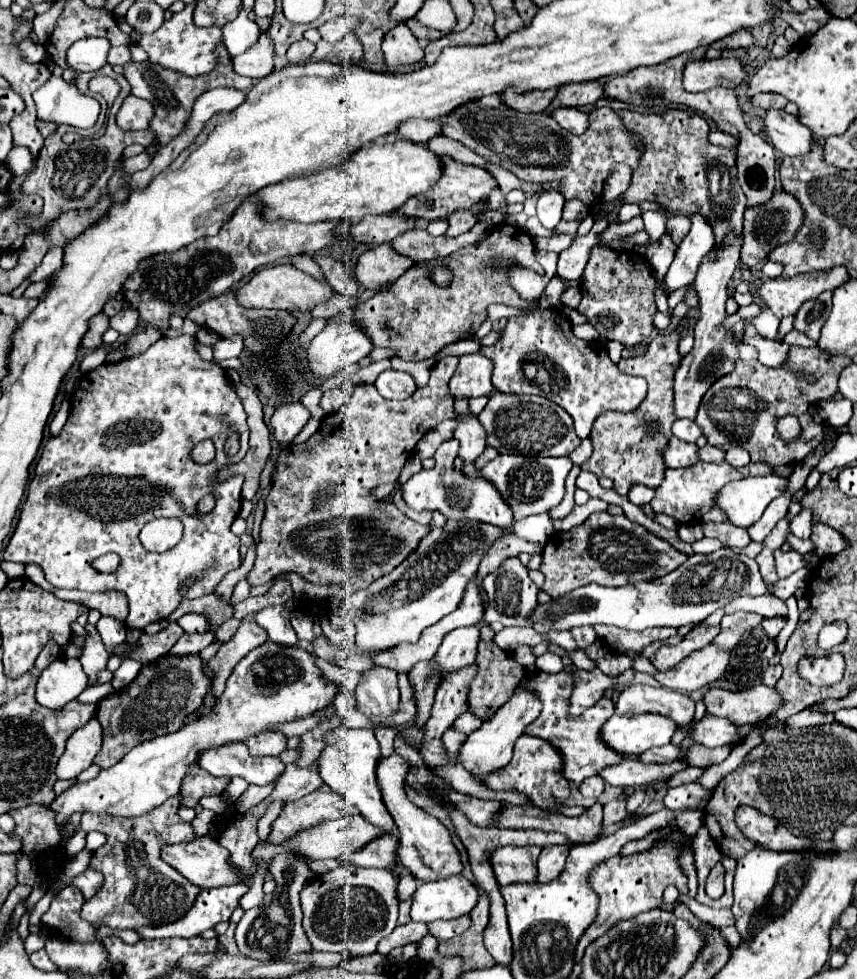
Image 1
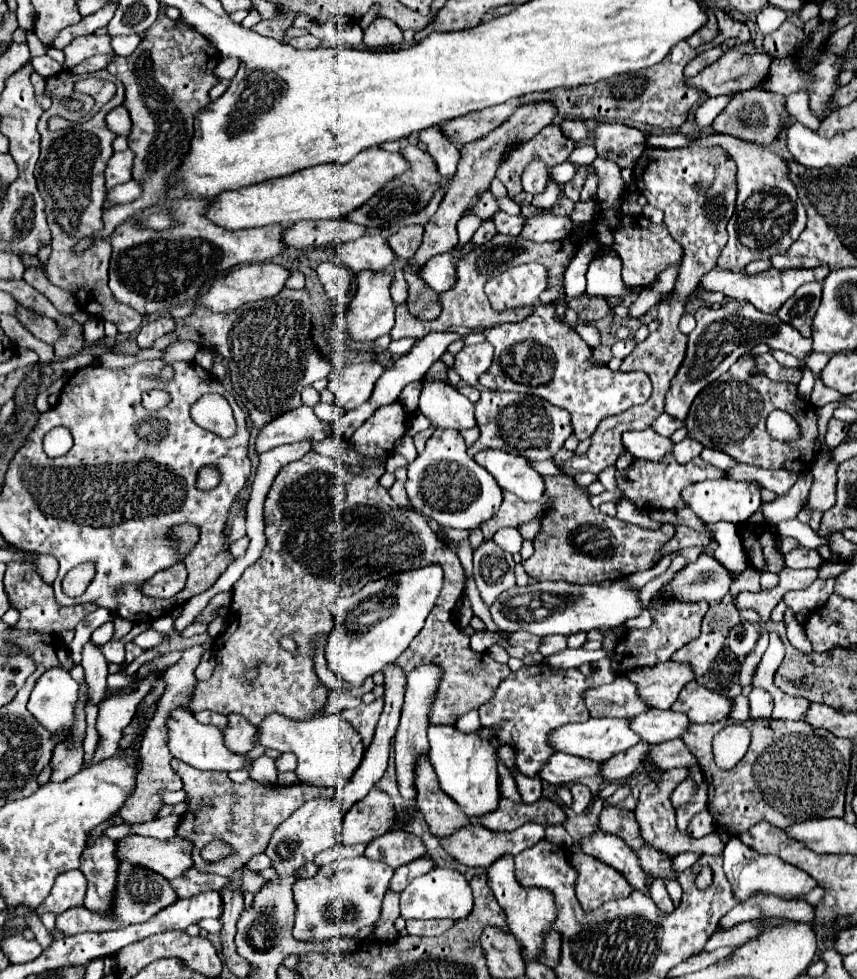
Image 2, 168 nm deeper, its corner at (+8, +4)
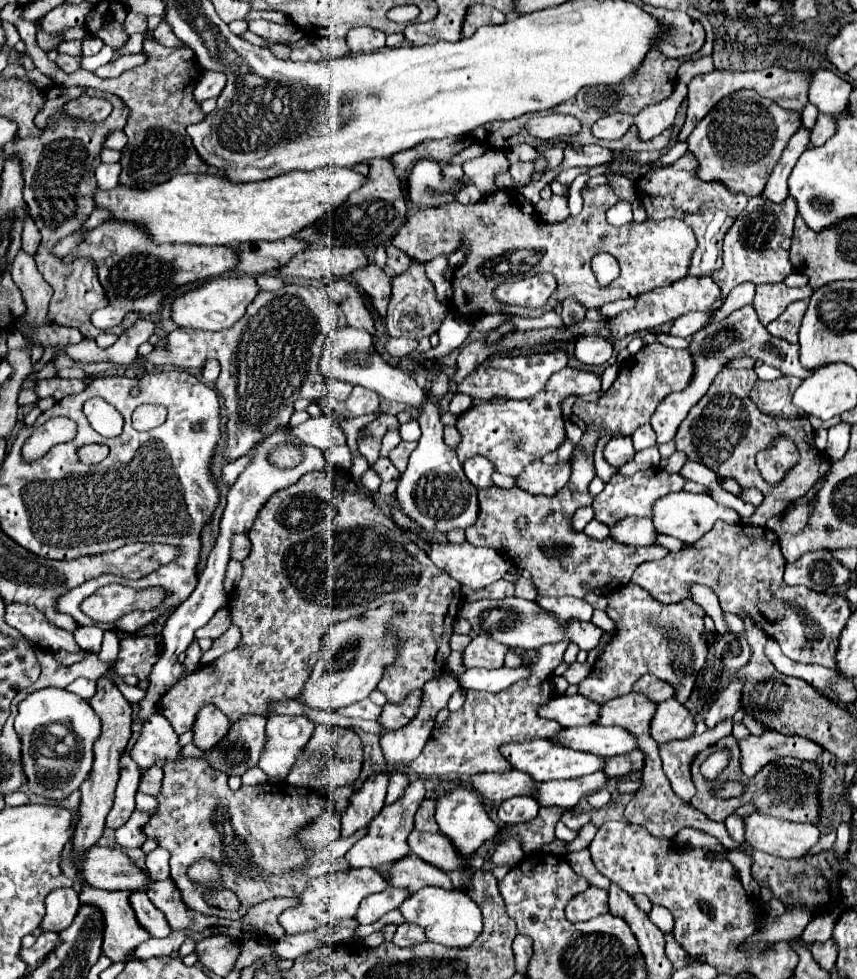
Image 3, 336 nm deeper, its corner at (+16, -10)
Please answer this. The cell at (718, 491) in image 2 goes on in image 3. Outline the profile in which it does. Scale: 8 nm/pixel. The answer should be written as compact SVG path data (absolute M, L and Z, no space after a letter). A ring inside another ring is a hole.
M676 492L676 494L668 494L664 498L658 498L656 506L652 508L652 522L654 522L656 532L674 536L686 544L694 544L696 540L700 540L718 520L734 524L734 522L740 522L740 516L732 508L726 508L726 506L720 506L718 502L714 502L708 494Z

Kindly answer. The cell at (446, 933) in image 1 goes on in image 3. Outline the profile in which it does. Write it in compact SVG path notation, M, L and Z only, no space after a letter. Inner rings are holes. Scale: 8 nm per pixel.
M404 922L404 924L400 924L400 926L398 926L398 930L396 930L396 934L394 934L392 942L394 942L396 946L422 944L422 942L426 942L426 934L424 934L424 930L422 930L420 926Z

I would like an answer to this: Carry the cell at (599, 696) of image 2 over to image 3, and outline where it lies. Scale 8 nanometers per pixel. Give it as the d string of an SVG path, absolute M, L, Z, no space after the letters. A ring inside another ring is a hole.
M574 694L574 696L552 696L550 702L540 706L540 718L560 722L560 726L586 726L598 720L600 704Z

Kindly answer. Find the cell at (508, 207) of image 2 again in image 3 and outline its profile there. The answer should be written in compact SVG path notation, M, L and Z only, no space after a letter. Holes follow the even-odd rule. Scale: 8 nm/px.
M450 162L450 164L444 164L442 166L442 172L444 172L444 176L446 178L456 178L456 180L464 180L466 182L466 186L470 184L470 180L464 176L464 172L462 172L462 166L458 164L458 162Z

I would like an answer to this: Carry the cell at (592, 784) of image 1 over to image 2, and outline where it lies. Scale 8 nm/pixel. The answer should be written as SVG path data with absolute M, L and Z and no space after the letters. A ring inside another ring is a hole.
M574 784L574 786L570 788L570 792L572 792L572 796L574 796L572 810L574 810L576 814L582 814L582 812L586 810L586 806L590 804L590 800L592 800L592 792L590 792L590 788L584 786L584 784Z

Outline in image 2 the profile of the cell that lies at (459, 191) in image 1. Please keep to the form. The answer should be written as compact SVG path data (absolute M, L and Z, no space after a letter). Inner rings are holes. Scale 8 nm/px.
M404 144L402 146L402 154L410 160L412 168L406 174L402 174L402 176L394 178L392 182L388 182L376 196L372 196L372 200L368 200L356 212L348 214L350 222L362 224L366 228L378 228L378 226L388 228L392 224L398 224L402 218L424 210L430 204L430 200L434 198L434 194L442 188L442 180L444 180L442 174L440 174L440 170L438 170L436 160L428 154L428 150L424 150L418 144Z

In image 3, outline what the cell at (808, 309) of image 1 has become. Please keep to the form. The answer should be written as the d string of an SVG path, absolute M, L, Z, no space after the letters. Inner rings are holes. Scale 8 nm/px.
M806 302L790 304L774 322L770 322L766 326L766 330L776 338L784 338L788 342L798 342L798 328L800 328L806 308L808 308Z

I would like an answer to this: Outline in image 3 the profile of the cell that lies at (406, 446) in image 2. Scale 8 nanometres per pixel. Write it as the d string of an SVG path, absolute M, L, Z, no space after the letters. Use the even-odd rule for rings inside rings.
M392 428L384 434L382 438L382 448L380 448L380 456L388 456L388 452L392 448L396 448L400 444L400 434L398 434L398 428Z

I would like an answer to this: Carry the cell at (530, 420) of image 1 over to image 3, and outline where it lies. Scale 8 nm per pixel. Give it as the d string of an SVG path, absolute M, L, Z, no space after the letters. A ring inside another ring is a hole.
M564 368L552 374L552 380L544 388L544 394L536 394L536 398L526 400L492 400L492 402L478 402L464 414L460 414L456 422L456 430L460 432L462 440L456 446L456 454L460 462L472 456L486 456L494 462L496 472L506 476L518 476L522 468L530 462L540 460L544 454L556 450L566 436L564 420L560 418L560 402L572 394L580 392L598 392L600 378L592 372Z

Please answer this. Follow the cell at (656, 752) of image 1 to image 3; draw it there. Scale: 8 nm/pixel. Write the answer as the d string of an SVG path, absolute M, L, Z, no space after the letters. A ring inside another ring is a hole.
M598 770L596 774L588 774L584 778L574 778L574 780L548 780L542 784L536 784L536 790L532 798L538 802L540 808L574 808L580 798L588 796L590 792L600 790L606 784L606 774Z

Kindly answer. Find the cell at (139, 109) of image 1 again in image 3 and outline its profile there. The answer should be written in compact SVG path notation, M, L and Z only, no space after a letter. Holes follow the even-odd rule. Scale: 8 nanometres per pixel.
M116 130L116 132L112 132L112 134L106 138L106 142L104 142L104 148L122 150L122 148L124 148L124 144L126 144L126 134L124 134L122 130Z

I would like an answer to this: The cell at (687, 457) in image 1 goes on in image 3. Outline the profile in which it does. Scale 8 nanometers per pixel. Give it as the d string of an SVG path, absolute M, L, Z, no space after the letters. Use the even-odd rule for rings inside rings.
M622 436L622 438L612 438L606 448L604 448L604 458L608 464L620 468L626 462L630 462L634 458L634 446L632 446L632 438Z

